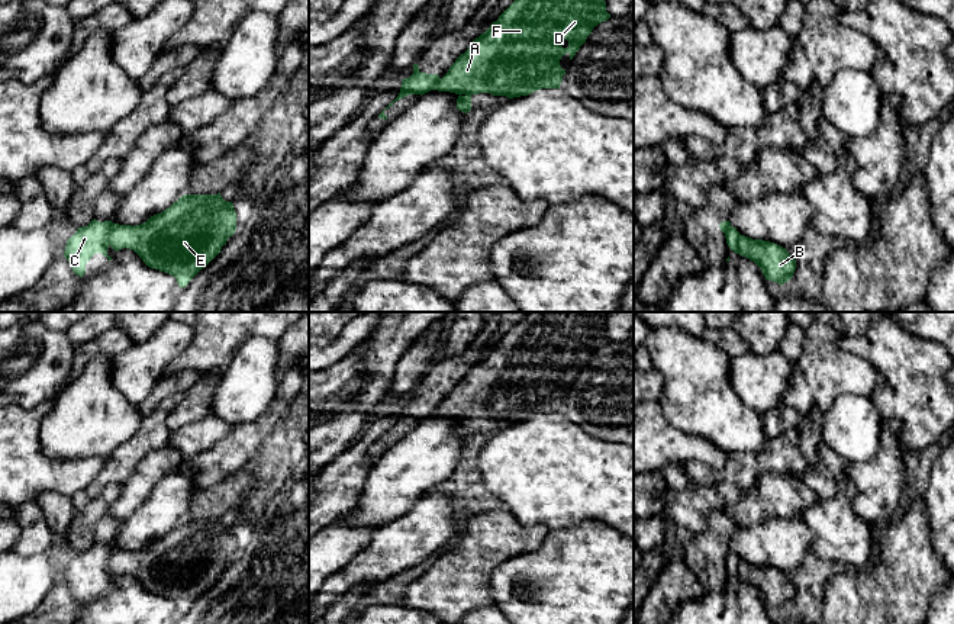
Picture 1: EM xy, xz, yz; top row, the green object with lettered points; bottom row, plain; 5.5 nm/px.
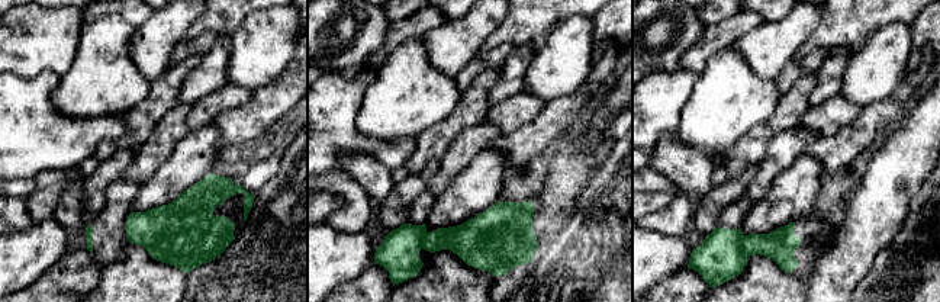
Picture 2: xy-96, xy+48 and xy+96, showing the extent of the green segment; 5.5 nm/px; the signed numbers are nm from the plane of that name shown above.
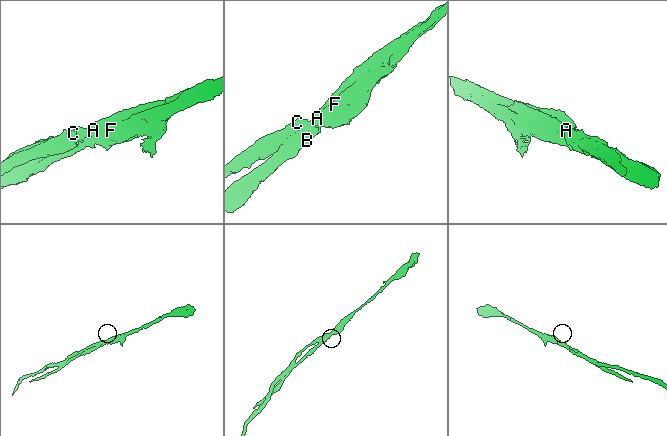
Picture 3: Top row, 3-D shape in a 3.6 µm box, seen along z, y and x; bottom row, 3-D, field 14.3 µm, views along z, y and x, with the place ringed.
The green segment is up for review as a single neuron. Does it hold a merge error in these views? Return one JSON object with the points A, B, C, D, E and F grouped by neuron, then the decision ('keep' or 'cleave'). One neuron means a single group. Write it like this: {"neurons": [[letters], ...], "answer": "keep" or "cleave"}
{"neurons": [["A", "B", "D", "E", "F"], ["C"]], "answer": "cleave"}

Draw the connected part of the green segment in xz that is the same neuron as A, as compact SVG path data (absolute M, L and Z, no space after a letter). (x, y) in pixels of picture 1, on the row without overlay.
M529 312L484 358L471 367L432 415L455 418L458 421L457 434L467 438L471 435L473 419L490 418L513 424L541 414L560 414L565 399L560 390L561 382L568 377L573 385L593 353L610 342L605 328L606 315L607 312Z

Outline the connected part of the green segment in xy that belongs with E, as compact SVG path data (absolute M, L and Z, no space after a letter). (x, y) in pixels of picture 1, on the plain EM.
M184 520L141 550L115 549L109 570L133 575L155 595L177 604L181 612L204 594L236 556L232 527L217 520Z

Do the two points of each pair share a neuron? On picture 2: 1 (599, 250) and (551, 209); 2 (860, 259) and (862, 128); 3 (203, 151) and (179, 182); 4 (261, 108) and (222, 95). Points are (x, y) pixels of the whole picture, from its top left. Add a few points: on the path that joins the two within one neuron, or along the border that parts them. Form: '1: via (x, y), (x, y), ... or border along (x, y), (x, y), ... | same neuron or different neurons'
1: border along (582, 192), (570, 219), (540, 243) | different neurons
2: border along (873, 144), (868, 151) | different neurons
3: via (196, 157), (179, 174) | same neuron
4: border along (254, 92), (245, 102), (224, 109), (215, 118) | different neurons

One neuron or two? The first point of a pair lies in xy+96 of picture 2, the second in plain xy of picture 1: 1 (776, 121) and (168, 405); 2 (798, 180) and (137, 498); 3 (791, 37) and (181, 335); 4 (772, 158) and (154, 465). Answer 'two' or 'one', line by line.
1: one
2: two
3: one
4: one

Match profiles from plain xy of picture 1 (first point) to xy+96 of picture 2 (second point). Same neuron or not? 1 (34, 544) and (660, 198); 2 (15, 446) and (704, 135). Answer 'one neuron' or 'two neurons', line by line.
1: two neurons
2: two neurons

